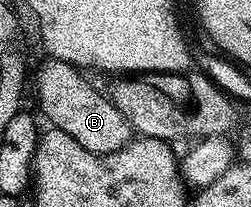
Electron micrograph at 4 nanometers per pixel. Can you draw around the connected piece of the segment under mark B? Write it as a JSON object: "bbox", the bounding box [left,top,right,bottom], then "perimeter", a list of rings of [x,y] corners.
{"bbox":[36,60,134,153],"perimeter":[[[45,60],[45,65],[36,73],[36,101],[44,112],[47,124],[53,129],[66,131],[86,151],[113,153],[133,140],[134,134],[126,115],[114,107],[111,96],[99,93],[85,74],[68,61]]]}

